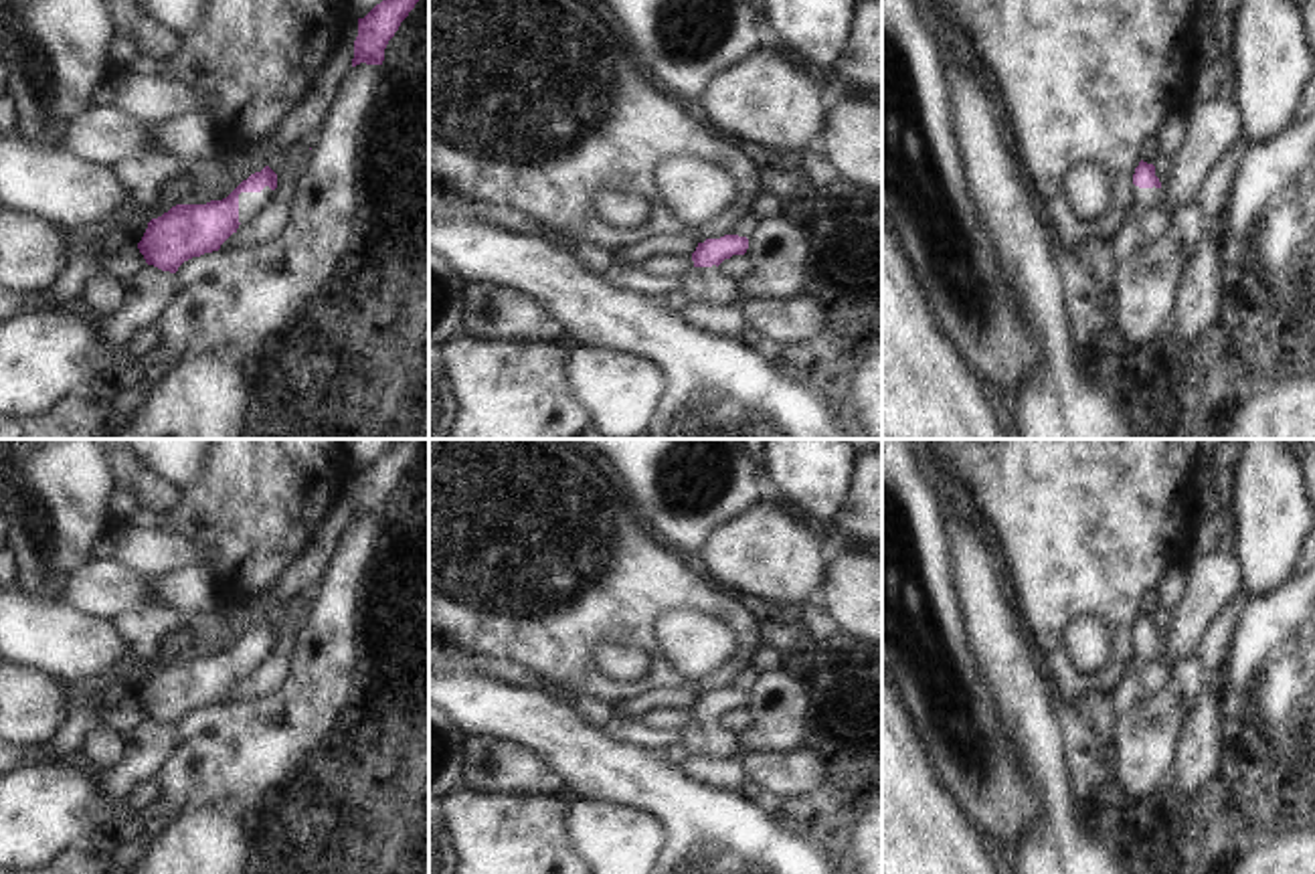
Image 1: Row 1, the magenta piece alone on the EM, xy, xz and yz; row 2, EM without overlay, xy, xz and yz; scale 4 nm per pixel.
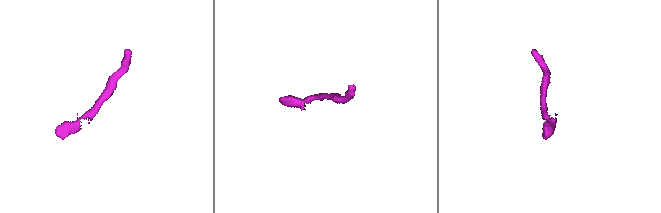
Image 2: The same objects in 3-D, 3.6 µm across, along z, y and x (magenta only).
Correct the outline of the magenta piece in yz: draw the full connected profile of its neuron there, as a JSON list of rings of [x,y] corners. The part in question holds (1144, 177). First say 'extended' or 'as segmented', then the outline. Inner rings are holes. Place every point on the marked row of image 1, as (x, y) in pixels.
extended | [[[1210,99],[1186,109],[1188,136],[1175,156],[1171,180],[1163,186],[1155,176],[1155,166],[1139,162],[1133,174],[1133,200],[1137,212],[1147,212],[1159,202],[1167,202],[1173,212],[1196,200],[1208,174],[1224,160],[1234,144],[1244,136],[1244,121],[1234,99]]]

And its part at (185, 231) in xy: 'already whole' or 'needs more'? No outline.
needs more

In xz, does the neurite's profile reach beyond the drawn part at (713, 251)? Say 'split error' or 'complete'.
split error

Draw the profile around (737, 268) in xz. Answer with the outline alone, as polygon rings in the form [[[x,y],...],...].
[[[732,255],[718,265],[718,271],[722,277],[738,283],[749,275],[749,259],[744,255]]]

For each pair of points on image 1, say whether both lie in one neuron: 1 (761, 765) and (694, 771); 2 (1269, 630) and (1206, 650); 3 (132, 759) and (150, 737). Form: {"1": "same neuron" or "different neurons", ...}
{"1": "different neurons", "2": "different neurons", "3": "same neuron"}

